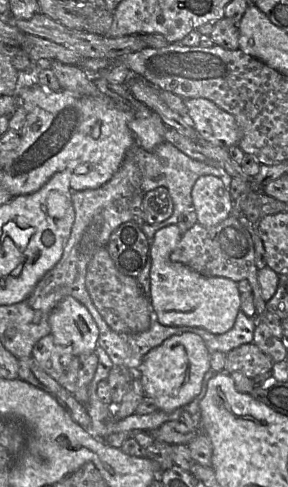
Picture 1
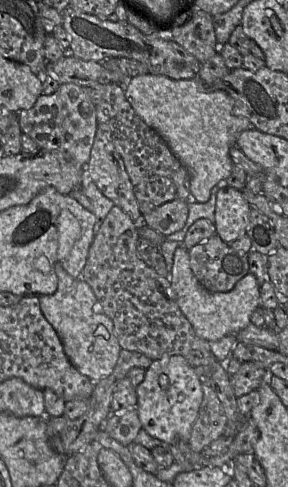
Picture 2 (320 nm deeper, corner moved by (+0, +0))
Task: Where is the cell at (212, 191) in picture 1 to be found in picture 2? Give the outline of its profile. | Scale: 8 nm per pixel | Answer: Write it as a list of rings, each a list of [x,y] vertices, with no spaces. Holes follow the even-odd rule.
[[[229,186],[220,188],[216,195],[213,223],[216,235],[228,244],[244,236],[250,209],[251,206],[241,191]]]

